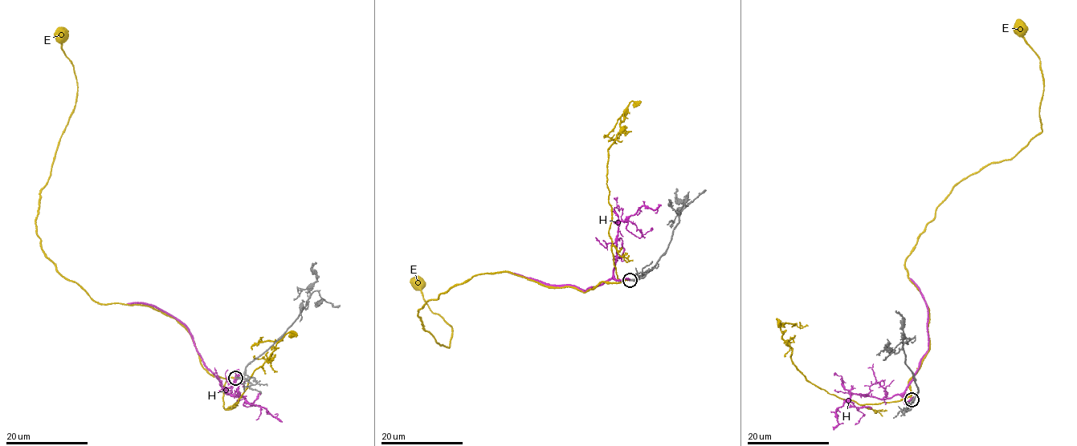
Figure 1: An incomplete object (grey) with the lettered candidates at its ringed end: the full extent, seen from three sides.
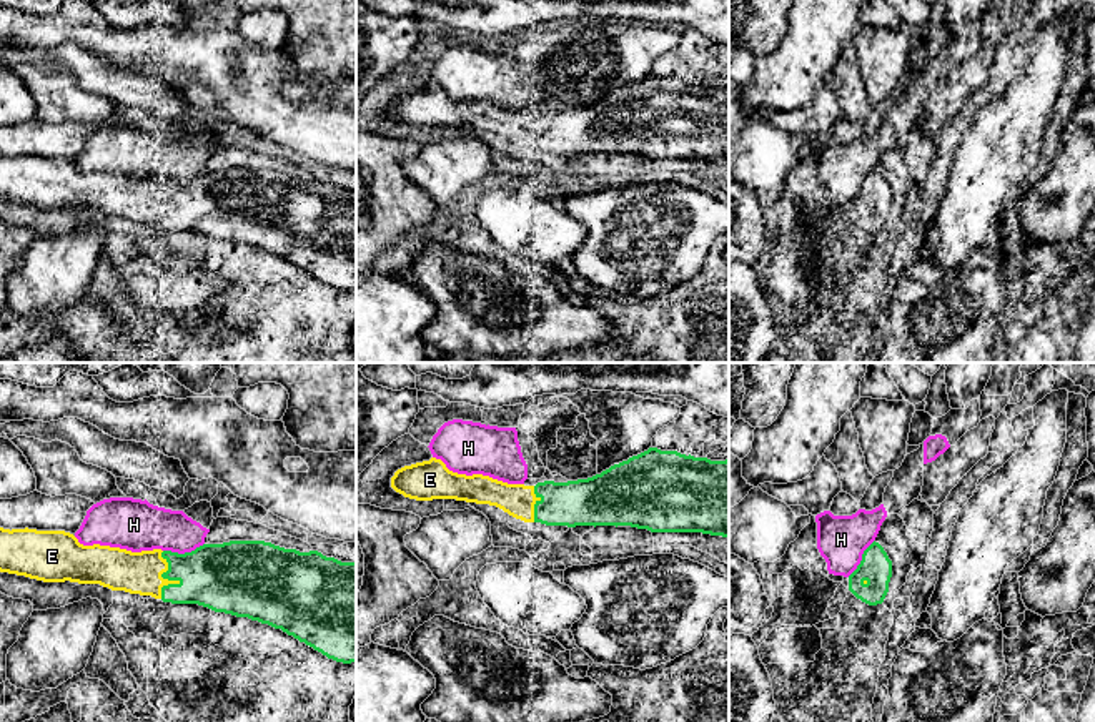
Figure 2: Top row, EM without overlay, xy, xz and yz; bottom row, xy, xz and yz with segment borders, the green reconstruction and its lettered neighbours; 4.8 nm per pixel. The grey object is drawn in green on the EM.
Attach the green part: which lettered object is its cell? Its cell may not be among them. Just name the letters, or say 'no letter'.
E

